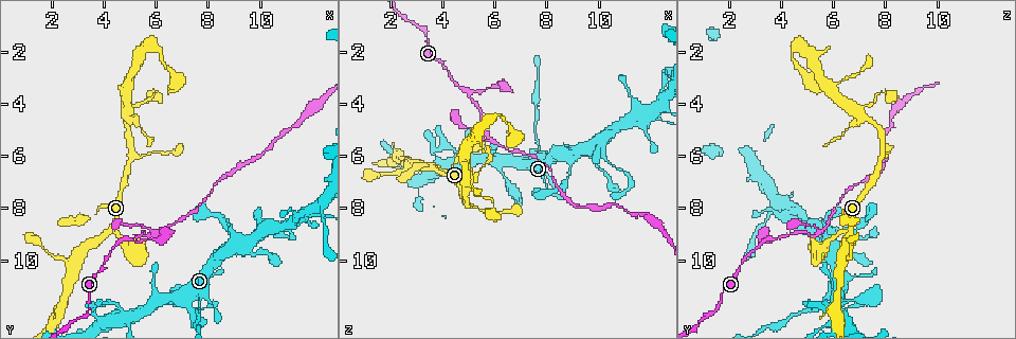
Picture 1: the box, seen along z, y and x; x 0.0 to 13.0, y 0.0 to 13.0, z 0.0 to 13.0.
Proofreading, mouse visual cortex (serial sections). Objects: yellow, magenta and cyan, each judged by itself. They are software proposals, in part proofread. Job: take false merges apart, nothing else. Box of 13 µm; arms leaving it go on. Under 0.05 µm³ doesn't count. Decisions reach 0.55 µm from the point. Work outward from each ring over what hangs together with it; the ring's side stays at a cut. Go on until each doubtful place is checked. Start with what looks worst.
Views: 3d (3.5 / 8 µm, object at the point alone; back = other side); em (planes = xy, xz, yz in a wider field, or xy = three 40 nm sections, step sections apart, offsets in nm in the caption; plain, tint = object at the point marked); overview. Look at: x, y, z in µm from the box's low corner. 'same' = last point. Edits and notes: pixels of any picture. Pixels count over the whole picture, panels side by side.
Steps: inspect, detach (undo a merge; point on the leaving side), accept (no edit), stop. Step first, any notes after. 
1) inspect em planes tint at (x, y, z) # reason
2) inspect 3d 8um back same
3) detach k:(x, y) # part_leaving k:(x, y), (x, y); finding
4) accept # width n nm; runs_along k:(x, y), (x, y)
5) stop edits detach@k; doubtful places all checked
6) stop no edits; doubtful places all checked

inspect 3d 8um at (5.0, 6.1, 7.8) # small branch off a trunk

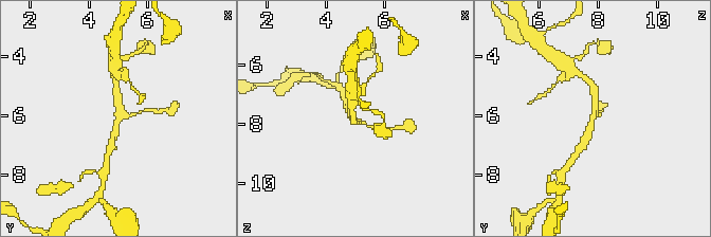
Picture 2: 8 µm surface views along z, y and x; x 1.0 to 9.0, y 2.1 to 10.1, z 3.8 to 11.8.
inspect em xy step 5 tint at (5.0, 6.2, 7.9) # arms 3; arm_widths 100, 250, 300 nm

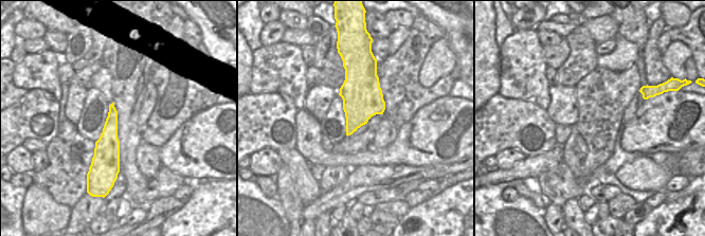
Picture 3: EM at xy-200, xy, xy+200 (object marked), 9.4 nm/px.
accept # runs_along 2:(581, 147), (593, 124), (594, 89); continuous, no second cell

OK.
inspect 3d 8um at (5.0, 9.2, 3.5) # two arms in line, one across

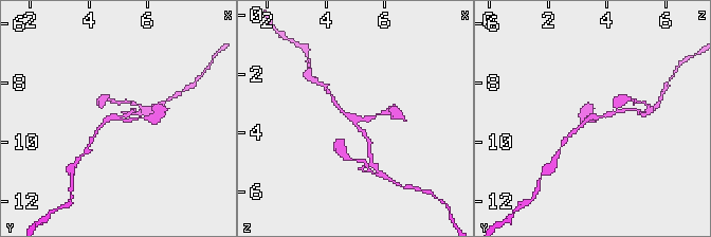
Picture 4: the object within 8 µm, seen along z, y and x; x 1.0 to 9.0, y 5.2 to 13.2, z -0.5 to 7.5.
inspect 3d 3.5um at (5.0, 9.2, 3.6)

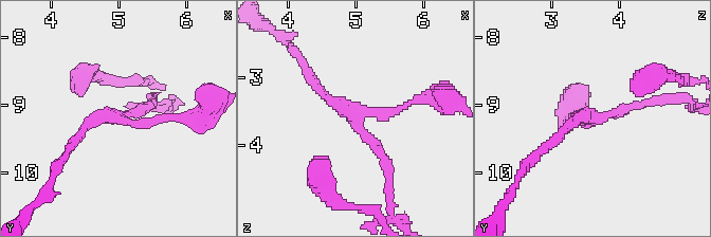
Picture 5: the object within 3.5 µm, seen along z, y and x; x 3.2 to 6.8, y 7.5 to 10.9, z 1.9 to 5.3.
inspect em xy step 5 tint at (5.00, 9.20, 3.55) # arms 3; arm_widths 150, 150, 150 nm

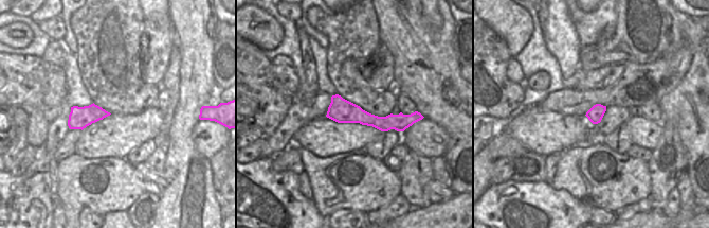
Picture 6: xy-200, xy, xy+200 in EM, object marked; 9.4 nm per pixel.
accept # runs_along 5:(307, 73), (352, 114), (385, 168); one cell here

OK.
inspect 3d 8um at (5.8, 9.0, 5.3) # two arms at a narrow angle

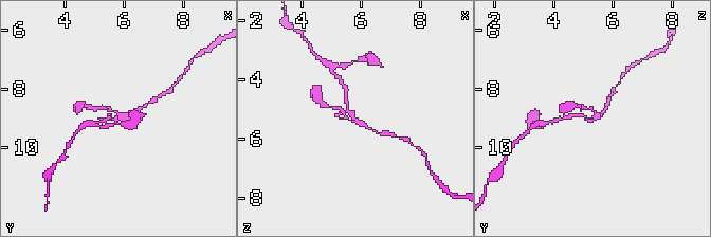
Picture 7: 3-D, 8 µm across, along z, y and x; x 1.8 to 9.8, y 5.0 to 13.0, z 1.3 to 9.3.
inspect em xy step 1 tint at (5.9, 9.0, 5.3) # shape alone is not enough

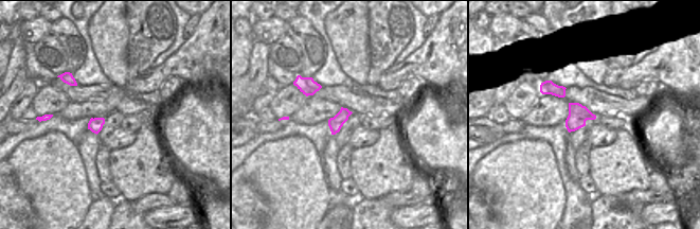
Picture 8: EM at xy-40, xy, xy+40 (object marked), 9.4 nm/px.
accept # runs_along 7:(346, 96), (347, 112), (380, 133); continuous, no second cell

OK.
inspect 3d 3.5um at (7.6, 11.8, 5.6) # calibre changes

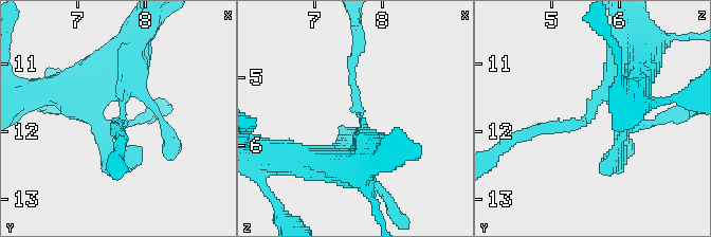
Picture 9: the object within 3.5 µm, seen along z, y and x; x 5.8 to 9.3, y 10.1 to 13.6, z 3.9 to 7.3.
inspect em xy step 1 tint at (7.75, 11.70, 5.60) # shape alone is not enough

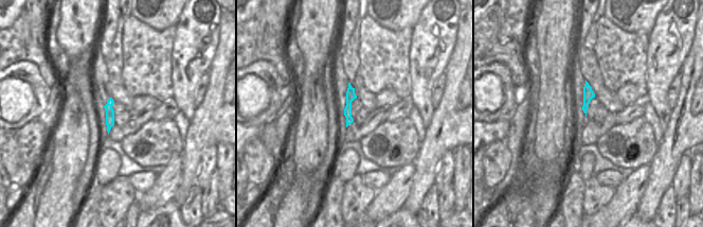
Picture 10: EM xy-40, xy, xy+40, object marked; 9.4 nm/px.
accept # runs_along 9:(639, 49), (585, 121), (531, 133); one cell here

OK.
stop no edits; doubtful places all checked

